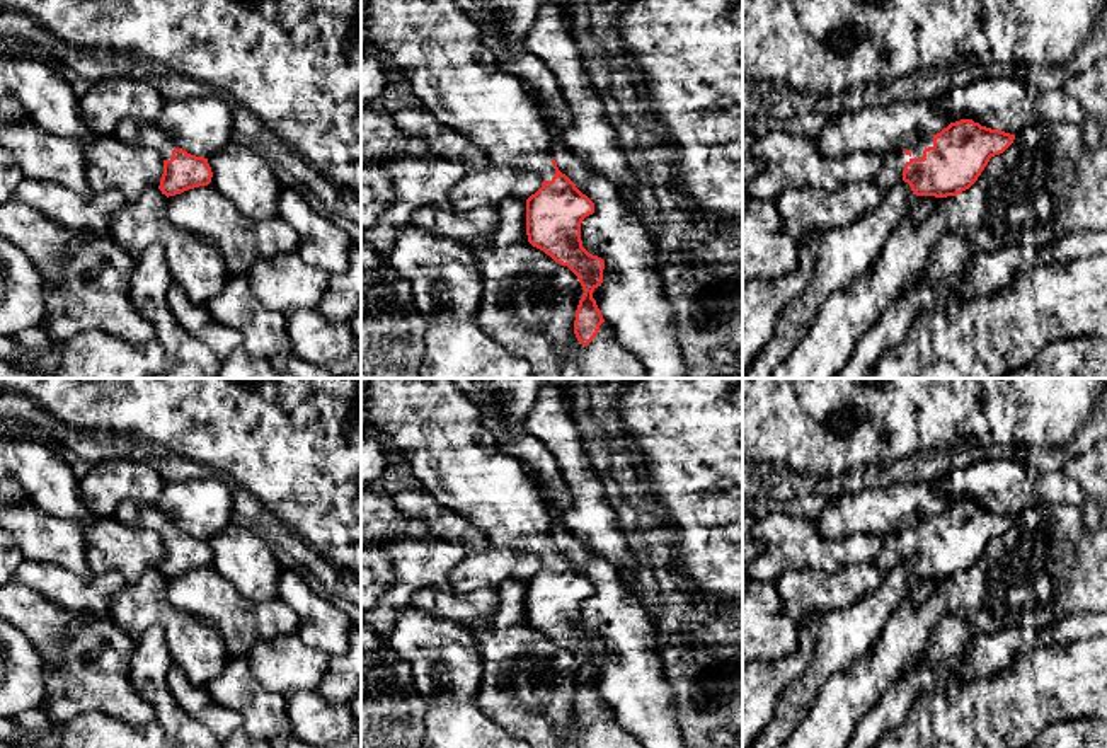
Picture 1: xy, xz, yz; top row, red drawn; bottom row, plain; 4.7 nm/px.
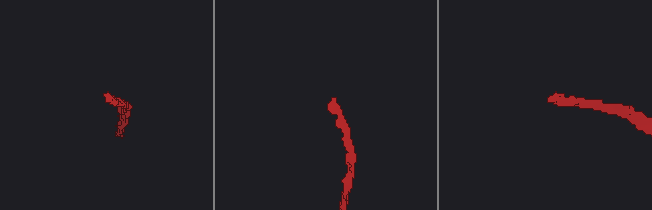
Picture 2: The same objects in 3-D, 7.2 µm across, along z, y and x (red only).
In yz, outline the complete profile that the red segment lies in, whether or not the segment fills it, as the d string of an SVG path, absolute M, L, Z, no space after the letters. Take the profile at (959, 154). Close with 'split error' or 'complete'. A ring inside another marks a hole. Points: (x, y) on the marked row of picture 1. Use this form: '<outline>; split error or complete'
M961 119L950 123L940 133L920 140L909 150L880 153L882 164L879 167L875 182L884 191L889 191L904 181L911 186L911 191L916 196L957 196L969 189L984 170L989 158L1003 153L1013 143L1013 140L1015 135L981 126L972 119Z; split error

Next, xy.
M126 119L112 136L126 145L150 147L160 152L163 174L158 189L167 198L211 182L213 172L208 158L177 148L157 123Z; split error

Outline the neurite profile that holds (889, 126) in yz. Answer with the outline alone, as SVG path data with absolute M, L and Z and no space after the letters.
M882 101L855 112L835 107L829 124L812 141L829 157L904 152L950 123L932 102Z

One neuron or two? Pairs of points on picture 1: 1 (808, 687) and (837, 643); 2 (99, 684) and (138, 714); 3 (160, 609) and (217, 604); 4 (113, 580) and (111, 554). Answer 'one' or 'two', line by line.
1: one
2: one
3: two
4: two

